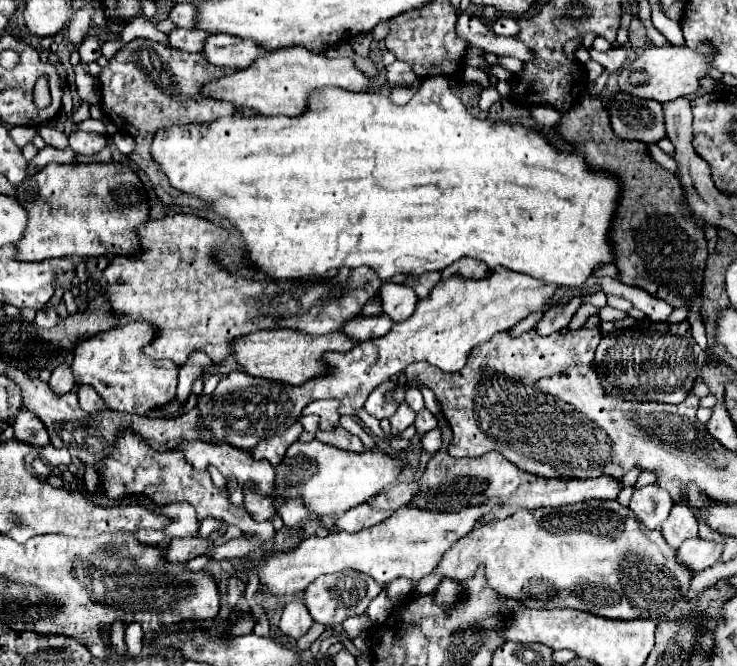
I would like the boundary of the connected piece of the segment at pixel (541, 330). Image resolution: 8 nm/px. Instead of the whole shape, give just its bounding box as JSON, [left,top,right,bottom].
[534,298,582,336]

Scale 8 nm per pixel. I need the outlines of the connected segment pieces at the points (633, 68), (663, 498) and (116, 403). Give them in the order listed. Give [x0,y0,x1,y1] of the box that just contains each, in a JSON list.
[[618,44,712,104],[630,484,674,530],[70,322,178,414]]

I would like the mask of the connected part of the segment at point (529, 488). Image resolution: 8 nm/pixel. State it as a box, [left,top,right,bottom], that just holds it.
[412,426,620,514]

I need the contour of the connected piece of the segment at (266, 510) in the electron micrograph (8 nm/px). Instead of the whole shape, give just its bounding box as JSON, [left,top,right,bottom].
[244,484,276,522]

